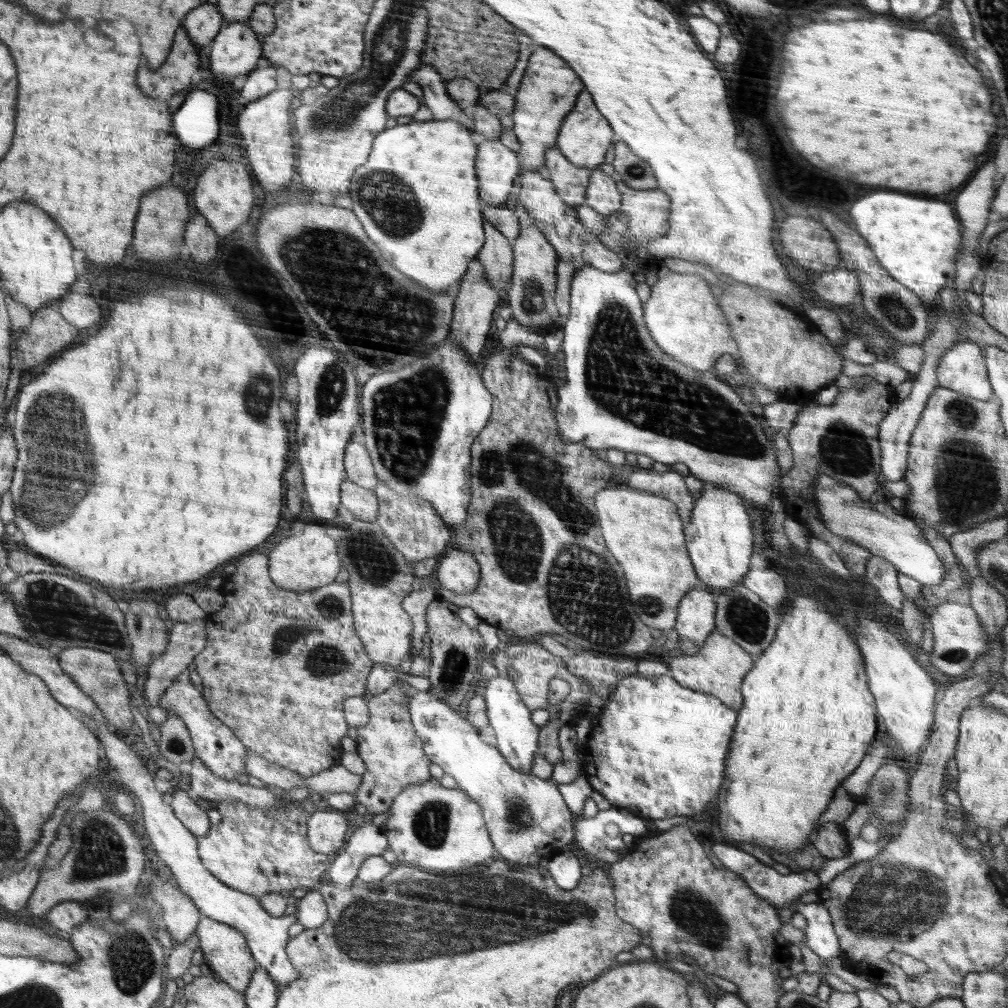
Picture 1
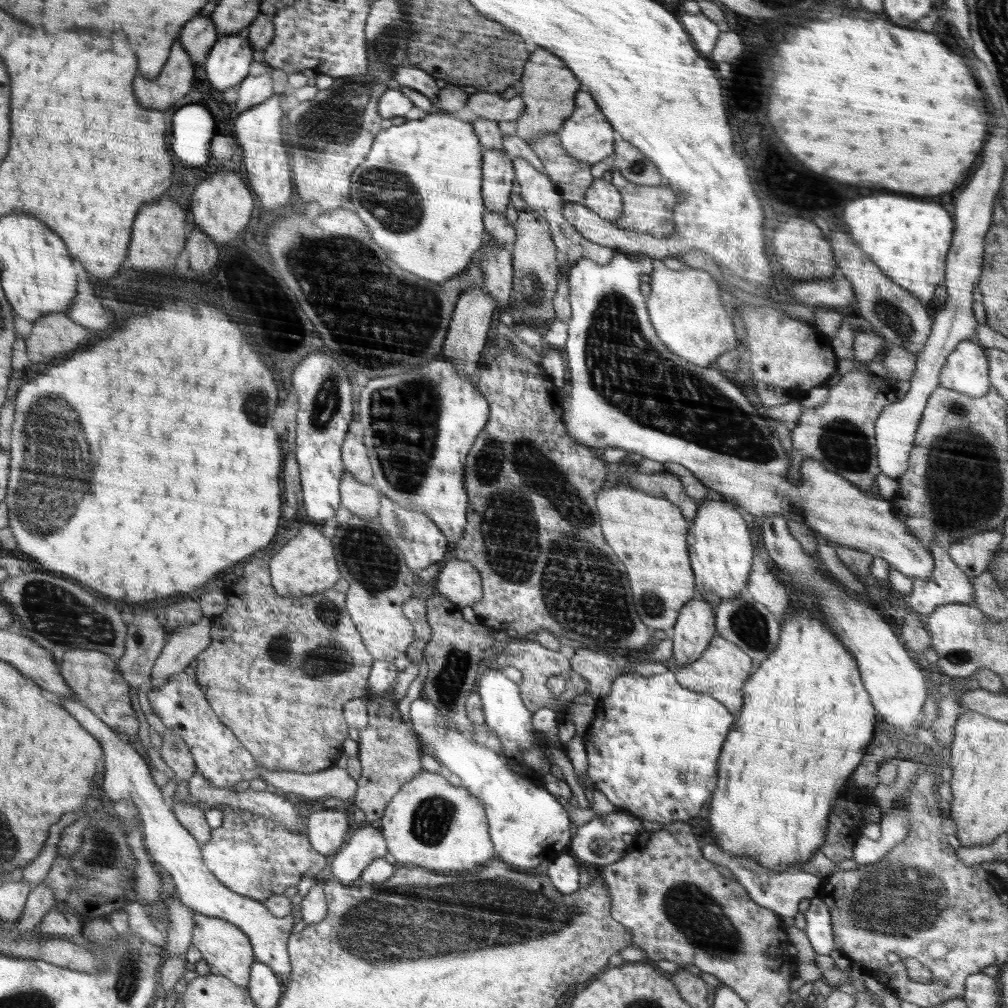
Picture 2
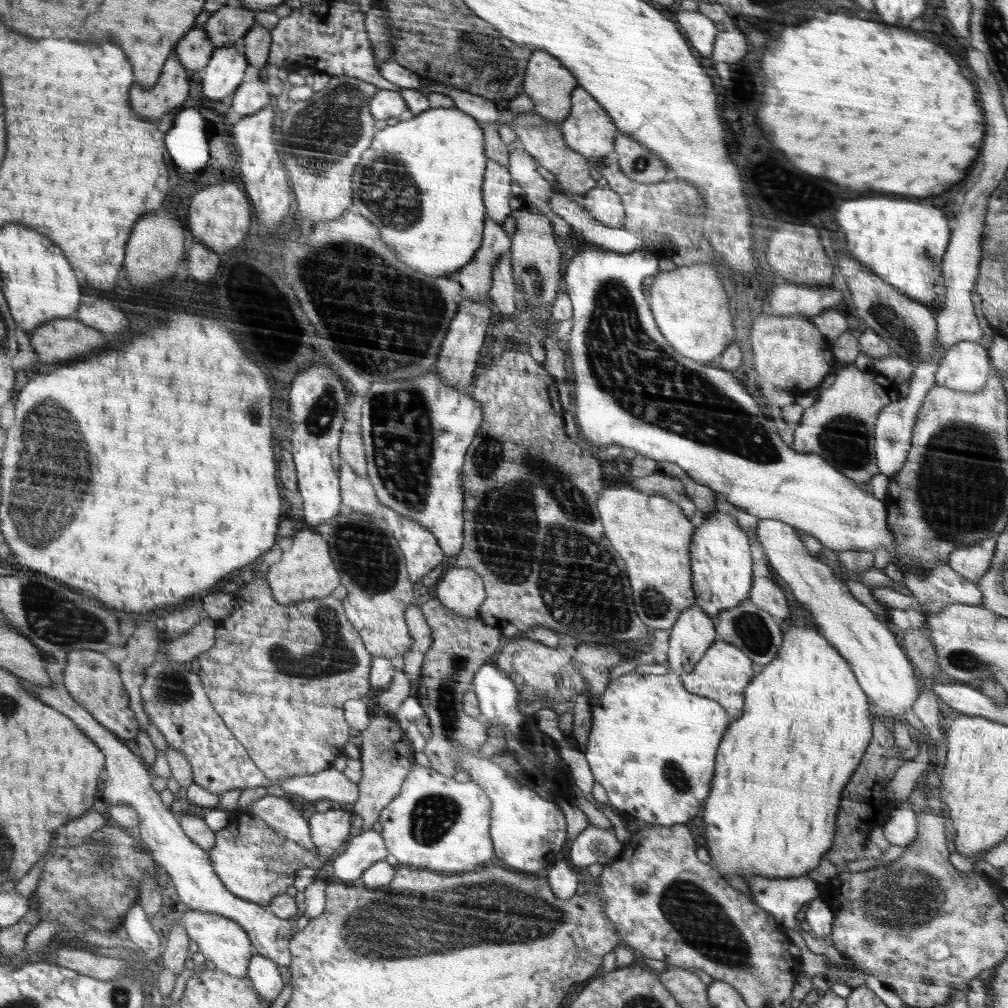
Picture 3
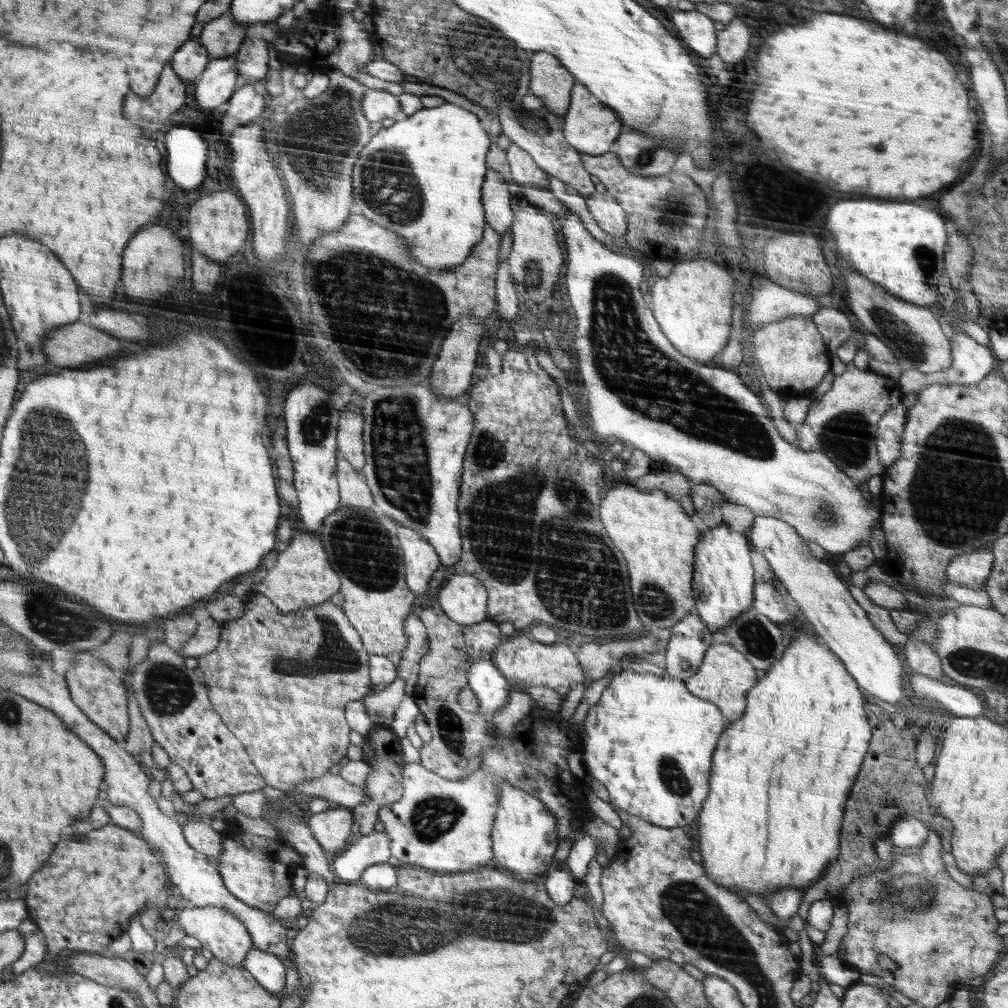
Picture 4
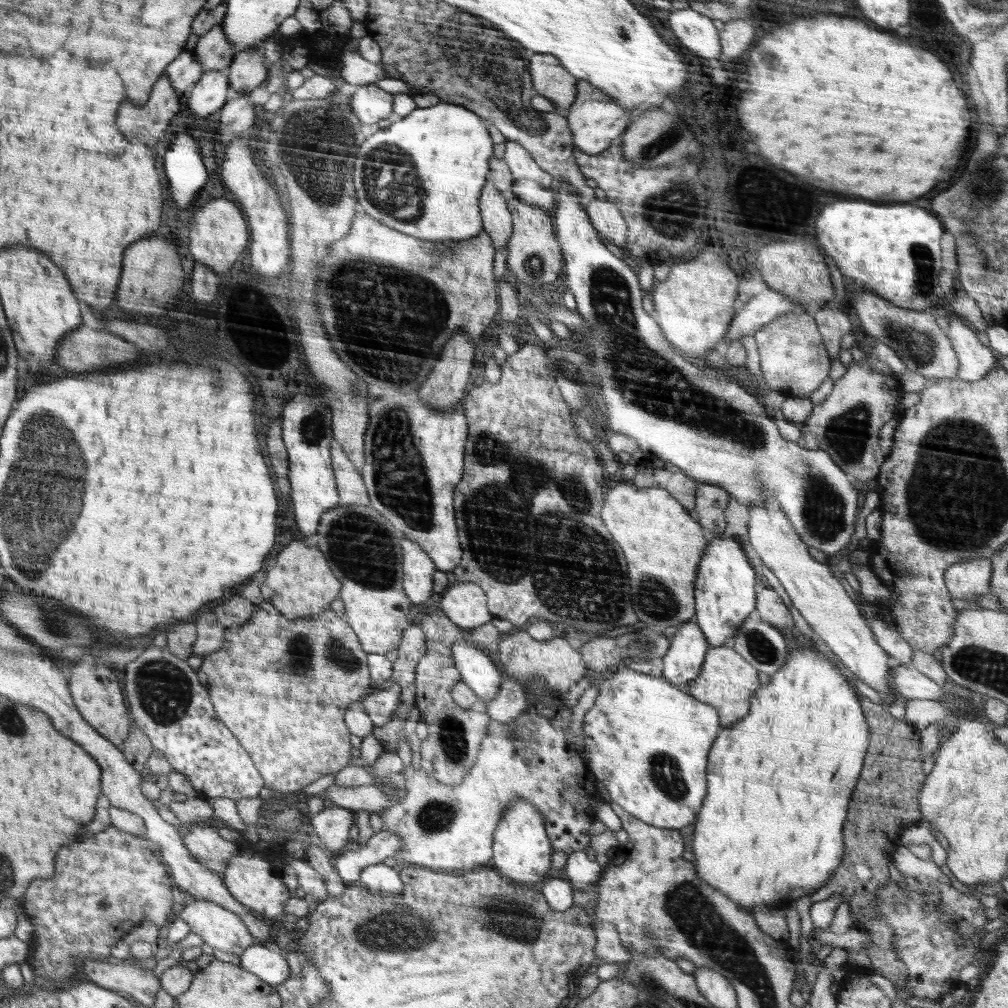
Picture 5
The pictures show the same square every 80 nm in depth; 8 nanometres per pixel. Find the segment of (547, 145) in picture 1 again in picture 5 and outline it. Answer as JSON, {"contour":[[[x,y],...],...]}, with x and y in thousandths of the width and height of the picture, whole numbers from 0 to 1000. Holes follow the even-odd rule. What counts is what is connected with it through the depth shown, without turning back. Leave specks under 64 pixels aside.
{"contour":[[[527,53],[527,80],[536,95],[545,97],[557,112],[565,107],[573,96],[574,78],[547,54]]]}

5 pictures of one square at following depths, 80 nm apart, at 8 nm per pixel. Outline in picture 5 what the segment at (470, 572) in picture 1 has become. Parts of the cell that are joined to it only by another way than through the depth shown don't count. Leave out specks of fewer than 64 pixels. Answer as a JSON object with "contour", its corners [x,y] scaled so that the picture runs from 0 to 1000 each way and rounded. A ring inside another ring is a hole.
{"contour":[[[449,576],[439,588],[438,605],[455,622],[474,623],[490,610],[482,605],[482,588],[470,577]]]}

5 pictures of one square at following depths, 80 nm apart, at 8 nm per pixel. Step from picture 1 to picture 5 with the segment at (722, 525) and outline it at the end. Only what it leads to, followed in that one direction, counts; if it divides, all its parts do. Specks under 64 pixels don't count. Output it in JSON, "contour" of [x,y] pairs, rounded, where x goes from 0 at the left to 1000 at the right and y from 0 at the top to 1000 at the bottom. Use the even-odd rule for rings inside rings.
{"contour":[[[712,530],[706,539],[701,539],[688,576],[688,589],[690,617],[698,628],[702,641],[717,641],[722,634],[730,631],[740,612],[748,607],[751,584],[755,577],[753,569],[742,557],[732,532],[717,533],[717,530]]]}

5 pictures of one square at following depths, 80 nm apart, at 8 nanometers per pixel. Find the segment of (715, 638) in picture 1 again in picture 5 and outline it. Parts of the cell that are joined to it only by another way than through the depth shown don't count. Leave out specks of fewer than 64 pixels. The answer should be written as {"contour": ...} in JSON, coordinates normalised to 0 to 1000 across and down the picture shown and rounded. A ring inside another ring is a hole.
{"contour":[[[726,642],[703,643],[696,658],[694,669],[684,677],[683,688],[690,694],[707,700],[714,710],[716,724],[729,720],[744,705],[744,693],[754,683],[752,666],[740,657]]]}

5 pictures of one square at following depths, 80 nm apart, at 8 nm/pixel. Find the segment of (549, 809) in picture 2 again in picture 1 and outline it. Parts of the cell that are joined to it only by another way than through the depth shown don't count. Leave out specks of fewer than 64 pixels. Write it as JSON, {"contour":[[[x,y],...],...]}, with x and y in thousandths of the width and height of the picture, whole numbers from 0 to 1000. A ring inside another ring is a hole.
{"contour":[[[413,686],[406,693],[404,704],[424,752],[450,772],[454,784],[471,793],[478,801],[493,849],[508,859],[531,859],[538,852],[548,854],[568,838],[572,810],[563,799],[555,782],[556,778],[571,775],[576,767],[570,719],[556,724],[559,754],[549,759],[548,772],[537,774],[527,767],[512,764],[499,752],[494,741],[477,736],[475,722],[464,717],[463,708],[458,707],[456,701],[452,705],[442,693],[435,692],[426,686]]]}

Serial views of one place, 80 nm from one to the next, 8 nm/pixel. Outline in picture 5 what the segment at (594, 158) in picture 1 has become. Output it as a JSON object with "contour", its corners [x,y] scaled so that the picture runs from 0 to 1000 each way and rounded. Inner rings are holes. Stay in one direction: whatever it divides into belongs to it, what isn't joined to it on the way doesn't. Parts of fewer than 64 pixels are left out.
{"contour":[[[574,79],[573,96],[571,101],[561,110],[561,114],[569,138],[569,145],[583,153],[593,153],[603,148],[605,141],[621,129],[625,109],[616,106],[602,93],[596,92],[596,89],[588,86],[586,81]]]}

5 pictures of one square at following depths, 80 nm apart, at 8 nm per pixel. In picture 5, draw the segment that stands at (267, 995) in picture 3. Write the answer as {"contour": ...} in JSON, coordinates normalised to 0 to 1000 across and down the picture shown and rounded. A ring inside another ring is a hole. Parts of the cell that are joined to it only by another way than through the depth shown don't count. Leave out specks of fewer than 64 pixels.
{"contour":[[[254,935],[237,949],[239,950],[239,958],[242,961],[249,963],[256,970],[262,971],[268,978],[276,979],[277,976],[280,976],[288,968],[284,948],[276,938],[264,938]]]}

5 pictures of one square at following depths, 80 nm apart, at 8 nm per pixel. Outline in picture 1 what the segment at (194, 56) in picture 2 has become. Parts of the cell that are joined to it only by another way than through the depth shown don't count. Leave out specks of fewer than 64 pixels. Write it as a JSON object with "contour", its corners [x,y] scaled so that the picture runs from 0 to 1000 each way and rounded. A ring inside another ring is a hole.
{"contour":[[[202,2],[187,14],[187,18],[181,24],[188,34],[189,42],[194,46],[205,49],[206,44],[210,43],[213,36],[220,30],[219,12],[215,4],[208,5]]]}

